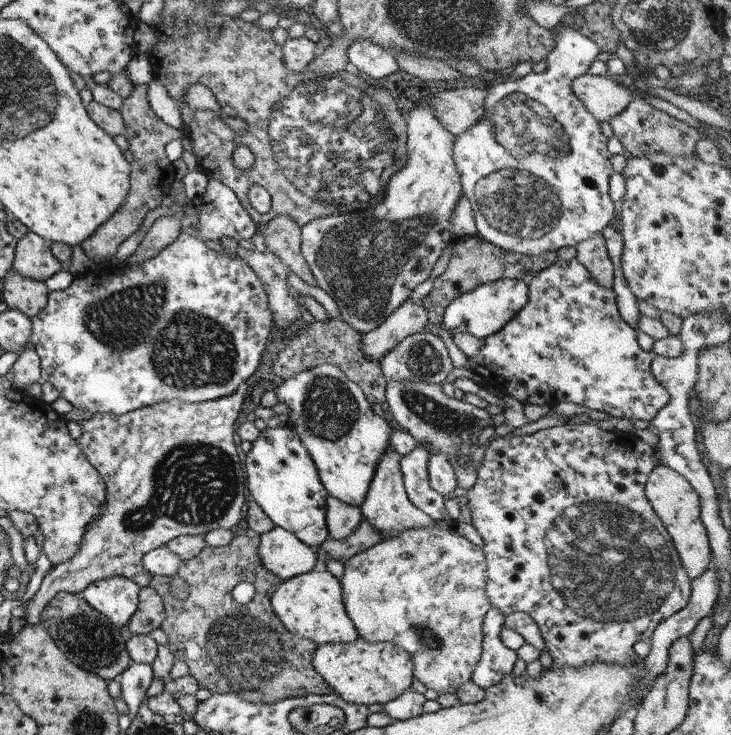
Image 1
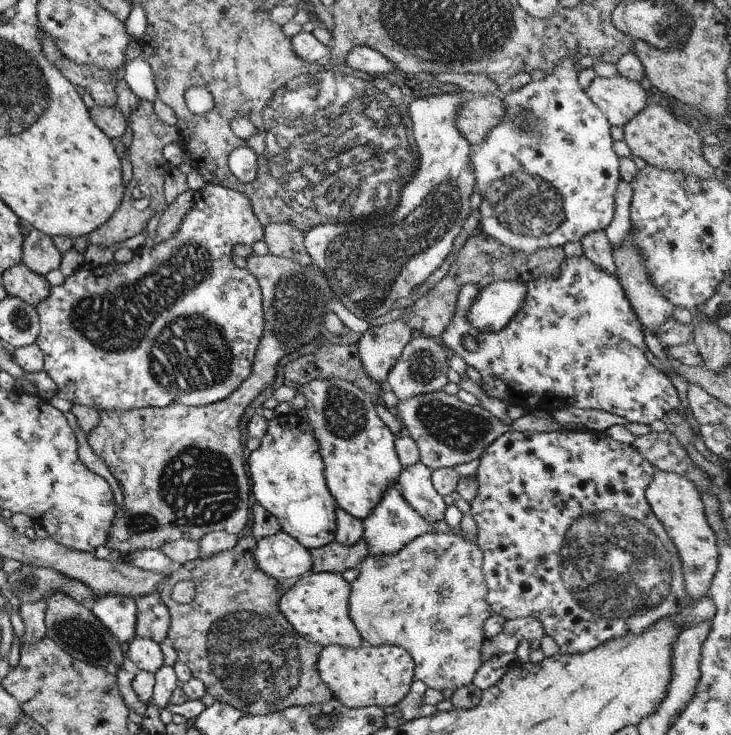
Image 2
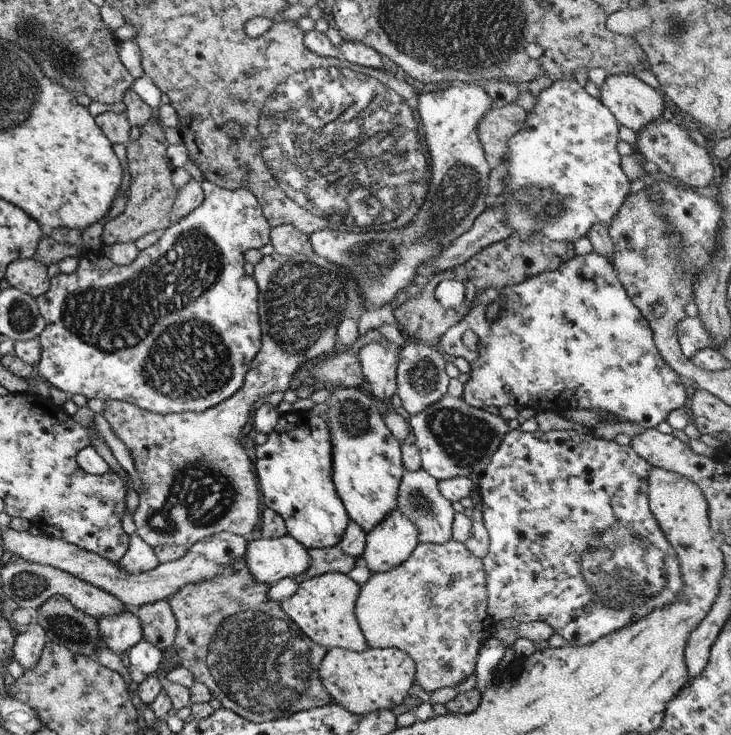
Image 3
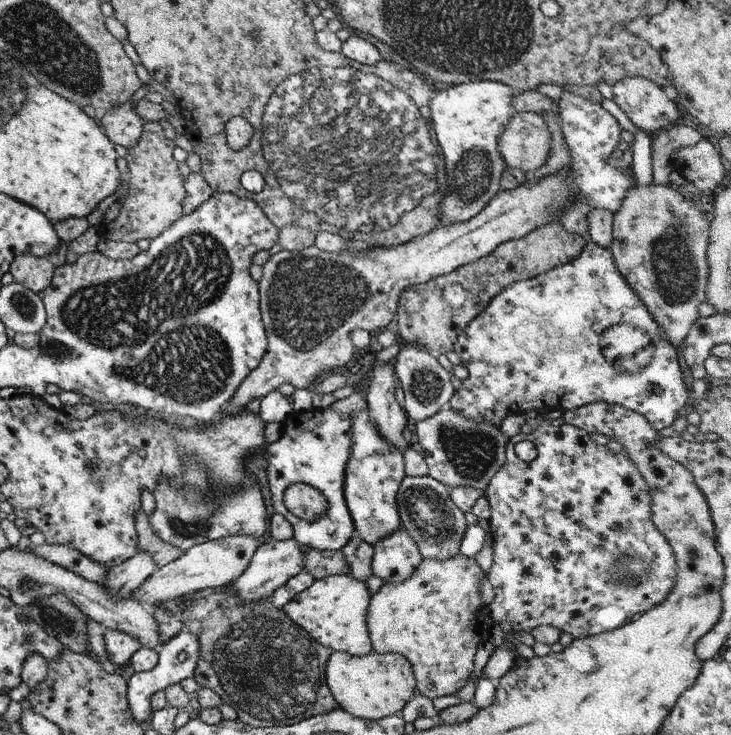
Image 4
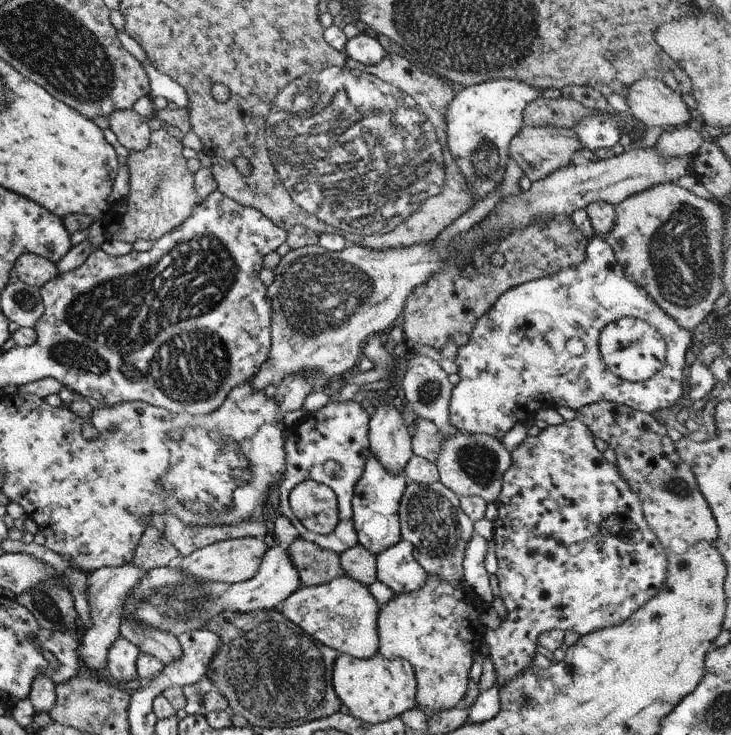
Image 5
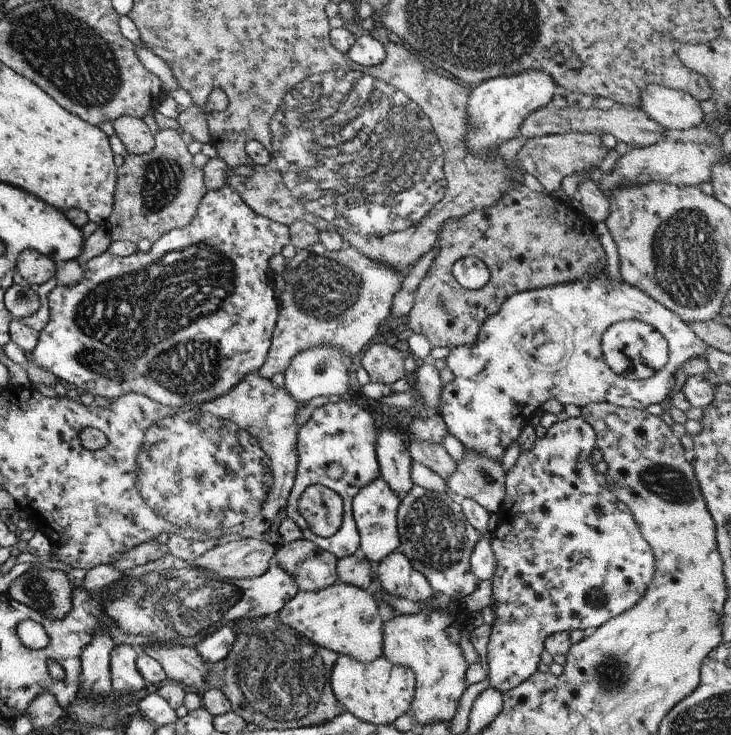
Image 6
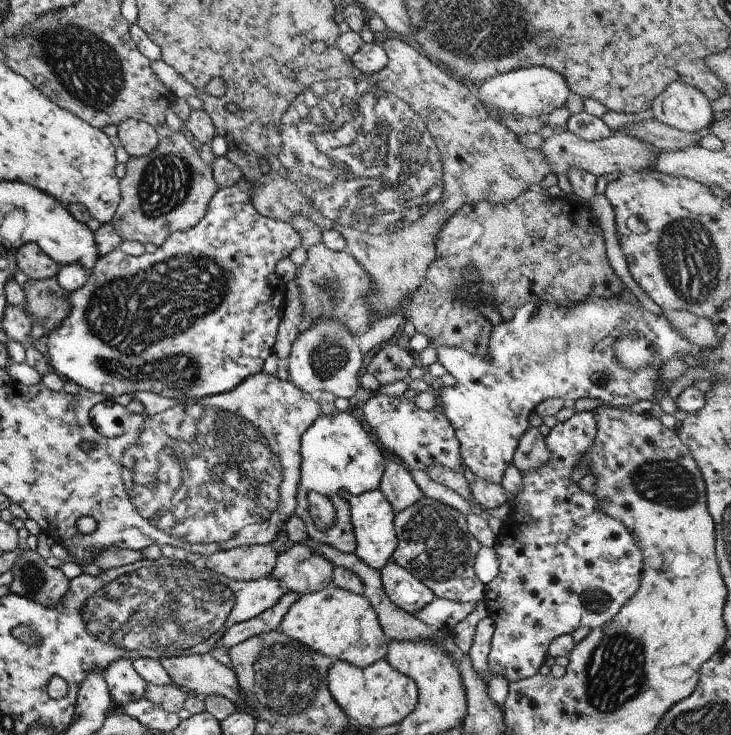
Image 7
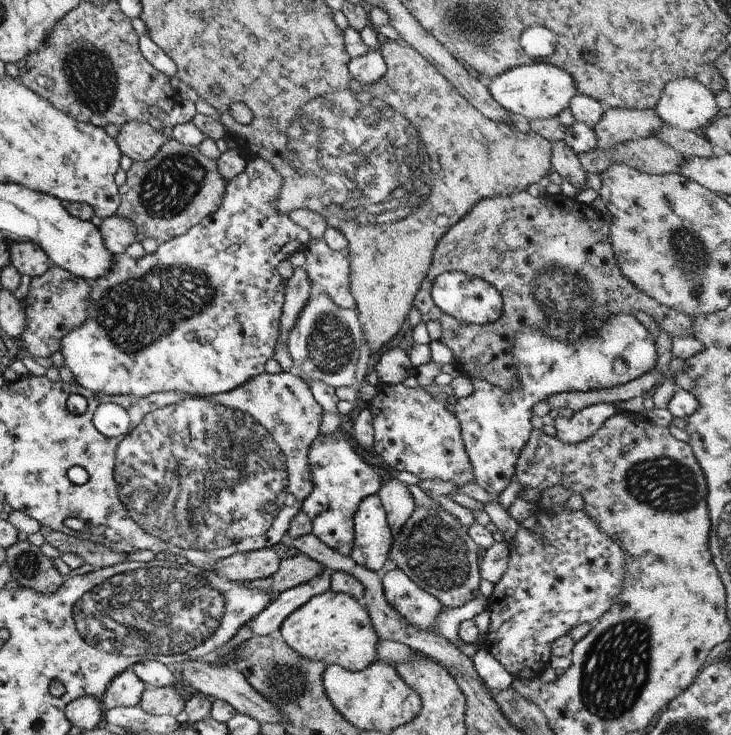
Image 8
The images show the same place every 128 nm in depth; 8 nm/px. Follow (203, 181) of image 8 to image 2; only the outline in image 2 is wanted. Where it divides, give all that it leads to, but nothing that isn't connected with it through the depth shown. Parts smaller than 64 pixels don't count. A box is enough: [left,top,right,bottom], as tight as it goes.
[89,100,179,248]

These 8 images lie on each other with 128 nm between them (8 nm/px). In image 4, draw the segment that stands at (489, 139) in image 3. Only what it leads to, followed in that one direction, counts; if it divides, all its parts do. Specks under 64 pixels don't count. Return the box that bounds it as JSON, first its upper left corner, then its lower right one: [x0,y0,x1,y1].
[497,112,551,172]

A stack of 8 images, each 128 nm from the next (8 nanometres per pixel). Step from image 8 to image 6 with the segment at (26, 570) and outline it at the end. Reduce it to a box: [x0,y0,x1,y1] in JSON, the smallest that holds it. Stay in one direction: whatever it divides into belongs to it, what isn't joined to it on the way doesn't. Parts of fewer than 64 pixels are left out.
[7,568,73,620]

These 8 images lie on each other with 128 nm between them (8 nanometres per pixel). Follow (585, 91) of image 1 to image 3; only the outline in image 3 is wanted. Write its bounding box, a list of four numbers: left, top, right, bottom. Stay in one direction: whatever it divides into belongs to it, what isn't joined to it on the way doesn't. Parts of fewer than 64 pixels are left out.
[597,73,666,132]

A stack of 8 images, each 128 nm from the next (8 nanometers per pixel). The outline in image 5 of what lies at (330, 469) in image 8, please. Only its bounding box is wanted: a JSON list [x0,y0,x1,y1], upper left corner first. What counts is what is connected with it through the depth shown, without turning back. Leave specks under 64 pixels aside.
[276,401,371,555]

